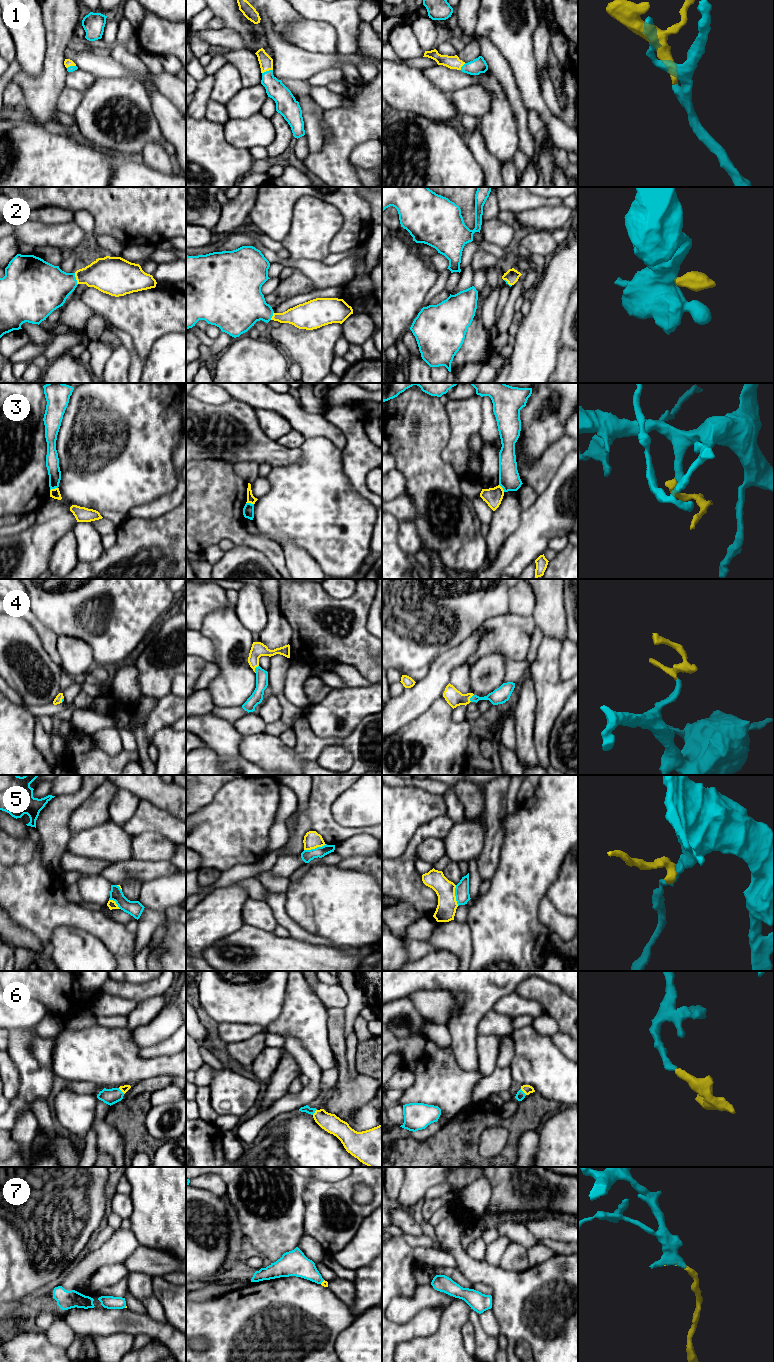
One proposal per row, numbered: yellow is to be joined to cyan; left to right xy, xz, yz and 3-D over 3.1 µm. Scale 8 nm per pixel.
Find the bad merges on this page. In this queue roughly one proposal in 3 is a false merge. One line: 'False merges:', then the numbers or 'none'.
False merges: 3, 5

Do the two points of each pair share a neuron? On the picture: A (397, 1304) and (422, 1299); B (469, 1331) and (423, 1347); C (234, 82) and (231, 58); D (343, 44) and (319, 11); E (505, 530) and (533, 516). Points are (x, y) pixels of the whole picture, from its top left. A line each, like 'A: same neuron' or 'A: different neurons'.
A: same neuron
B: different neurons
C: different neurons
D: same neuron
E: different neurons

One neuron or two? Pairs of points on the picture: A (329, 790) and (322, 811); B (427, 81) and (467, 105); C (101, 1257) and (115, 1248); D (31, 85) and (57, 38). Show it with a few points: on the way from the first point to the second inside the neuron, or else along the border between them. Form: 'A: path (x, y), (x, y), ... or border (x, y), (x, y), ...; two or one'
A: path (325, 795), (325, 802), (322, 806); one
B: path (437, 91), (439, 93), (455, 93), (457, 95); one
C: path (104, 1256), (112, 1251); one
D: path (44, 77), (53, 68), (55, 51); one

